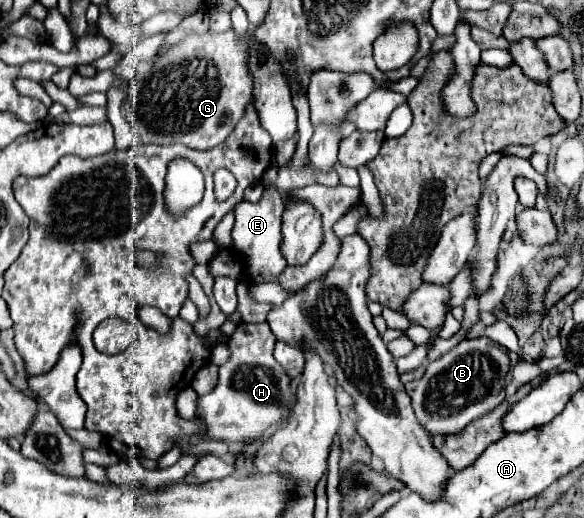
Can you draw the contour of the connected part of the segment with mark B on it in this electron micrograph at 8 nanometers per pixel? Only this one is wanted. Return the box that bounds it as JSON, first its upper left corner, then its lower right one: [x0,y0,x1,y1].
[406,338,510,434]

